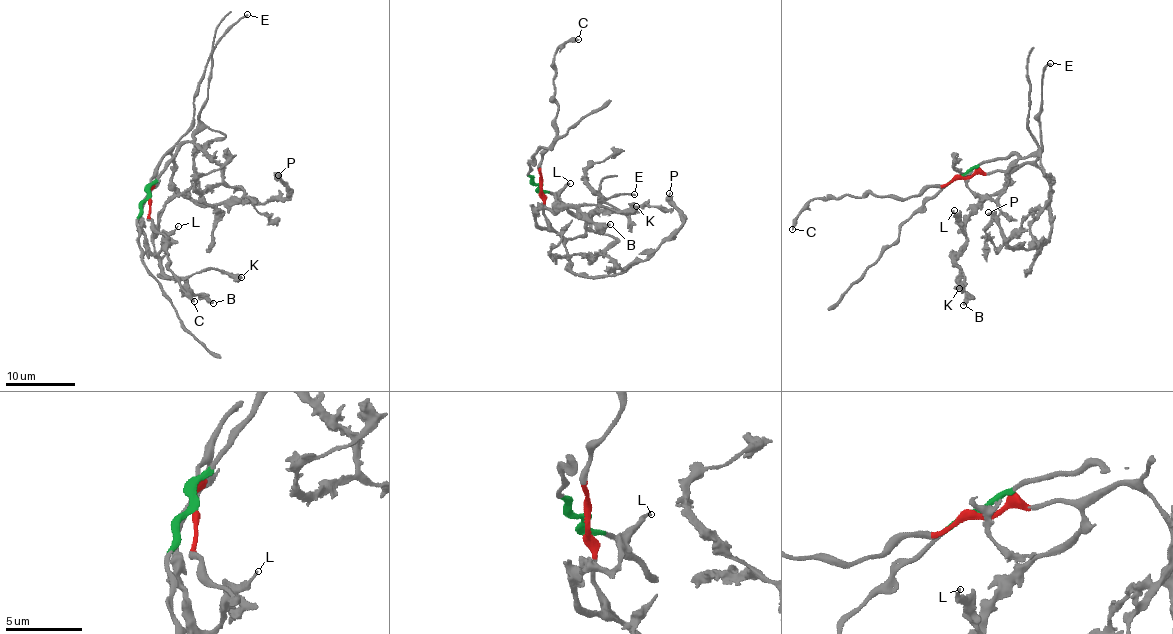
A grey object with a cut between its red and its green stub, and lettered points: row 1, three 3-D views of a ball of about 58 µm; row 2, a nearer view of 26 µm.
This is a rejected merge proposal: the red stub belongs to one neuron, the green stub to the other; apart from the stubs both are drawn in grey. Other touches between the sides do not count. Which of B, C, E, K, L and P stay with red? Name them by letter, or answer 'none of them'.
B, C, E, K, L, P

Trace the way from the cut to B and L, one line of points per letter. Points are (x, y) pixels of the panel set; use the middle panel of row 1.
B: (540, 184), (547, 227), (536, 224), (536, 211), (543, 207), (554, 213), (576, 207), (592, 221), (610, 225)
L: (540, 184), (548, 229), (536, 224), (537, 209), (547, 210), (555, 204), (558, 194), (569, 183)

